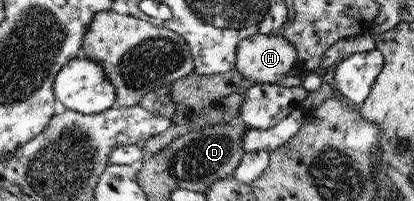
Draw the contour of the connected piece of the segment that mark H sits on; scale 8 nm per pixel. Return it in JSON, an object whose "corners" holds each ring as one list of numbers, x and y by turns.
{"corners":[[259,34,245,38,236,48,235,68,244,78,261,84,276,84,296,66,296,44,283,35]]}

